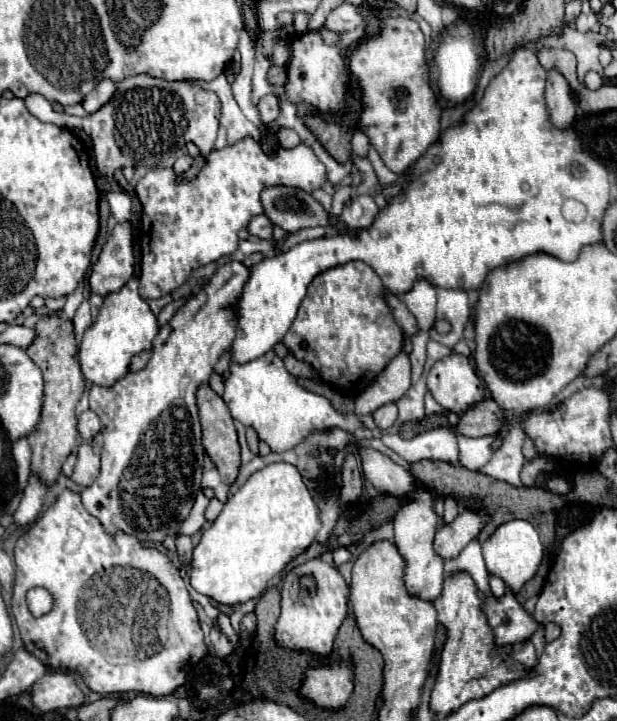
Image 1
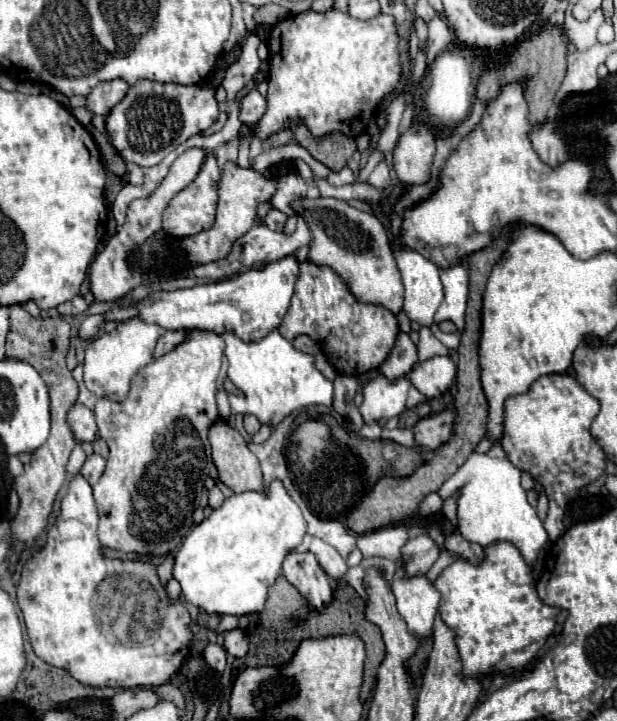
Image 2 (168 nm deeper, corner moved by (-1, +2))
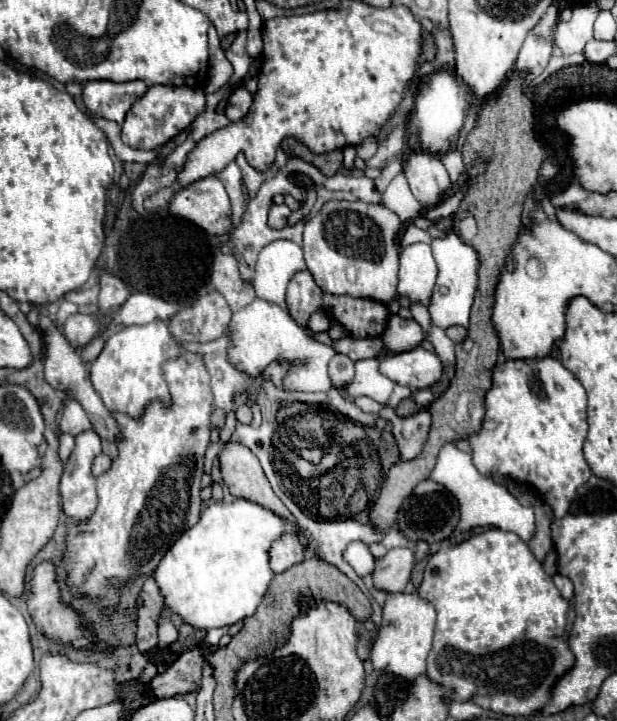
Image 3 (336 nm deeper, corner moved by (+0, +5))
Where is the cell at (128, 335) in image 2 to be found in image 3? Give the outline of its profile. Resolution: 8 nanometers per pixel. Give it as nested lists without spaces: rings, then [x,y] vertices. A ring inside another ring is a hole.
[[[153,320],[143,326],[127,326],[107,338],[103,352],[91,364],[91,382],[111,412],[121,412],[137,420],[149,402],[157,400],[163,406],[171,404],[161,366],[179,356],[181,346],[173,340],[163,320]]]

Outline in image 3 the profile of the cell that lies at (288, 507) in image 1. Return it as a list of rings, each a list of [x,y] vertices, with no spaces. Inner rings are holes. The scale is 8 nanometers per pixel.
[[[237,498],[229,504],[225,504],[225,502],[209,504],[201,512],[201,520],[193,528],[189,528],[167,550],[167,554],[163,556],[163,560],[159,562],[159,566],[153,572],[153,578],[159,586],[161,596],[163,596],[165,608],[169,608],[173,614],[181,616],[195,630],[211,630],[211,628],[231,626],[247,616],[253,616],[259,602],[263,600],[263,596],[267,592],[271,578],[273,578],[273,570],[269,568],[267,548],[283,532],[285,532],[285,520],[255,502]]]

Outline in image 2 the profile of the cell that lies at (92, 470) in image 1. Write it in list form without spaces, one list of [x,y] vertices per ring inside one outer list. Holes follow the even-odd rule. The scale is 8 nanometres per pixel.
[[[92,453],[92,455],[86,457],[86,463],[82,465],[80,475],[82,475],[90,485],[96,485],[98,479],[100,479],[100,475],[104,473],[104,467],[106,467],[104,457],[98,455],[98,453]]]

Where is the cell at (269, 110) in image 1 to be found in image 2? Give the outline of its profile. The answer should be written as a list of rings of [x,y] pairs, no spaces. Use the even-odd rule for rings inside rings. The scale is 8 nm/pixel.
[[[250,91],[244,99],[242,99],[242,109],[240,109],[240,119],[248,125],[258,125],[258,121],[262,119],[262,115],[266,113],[268,103],[266,97],[260,95],[258,91]]]

